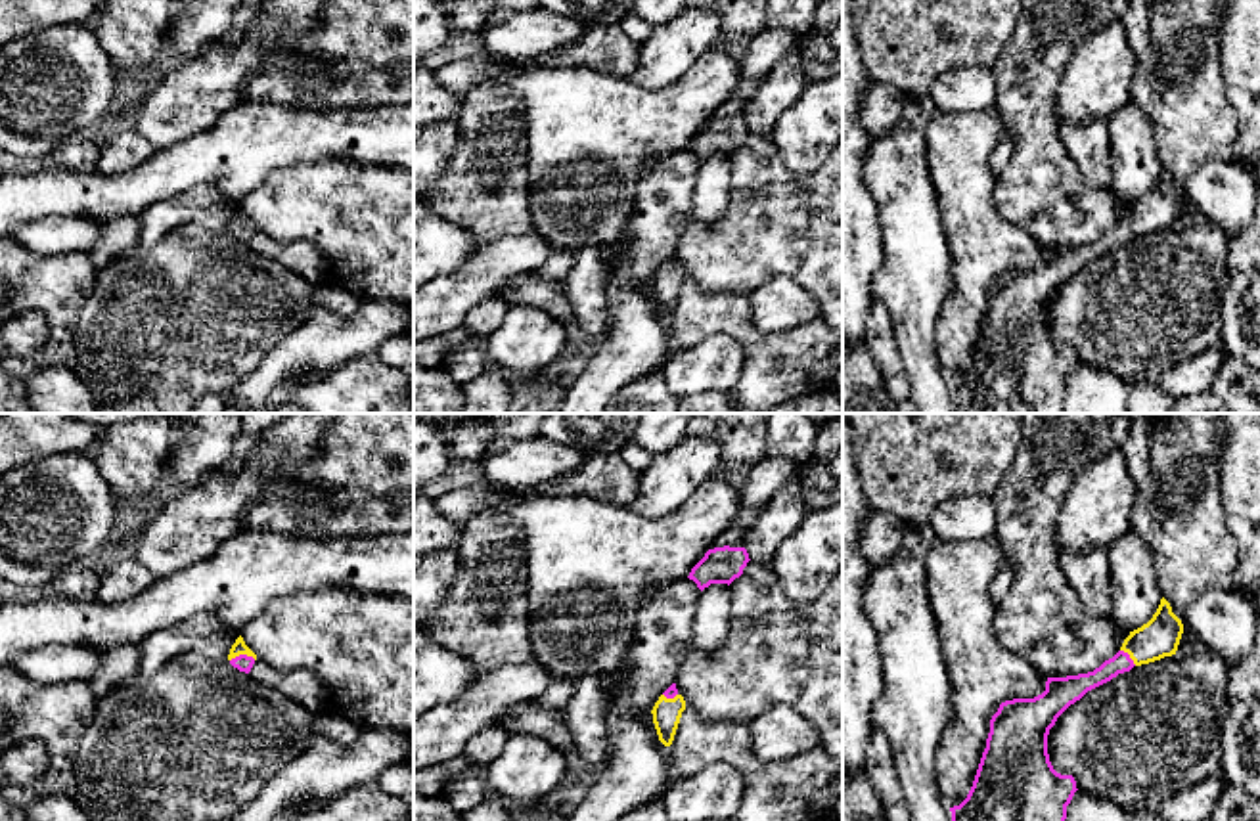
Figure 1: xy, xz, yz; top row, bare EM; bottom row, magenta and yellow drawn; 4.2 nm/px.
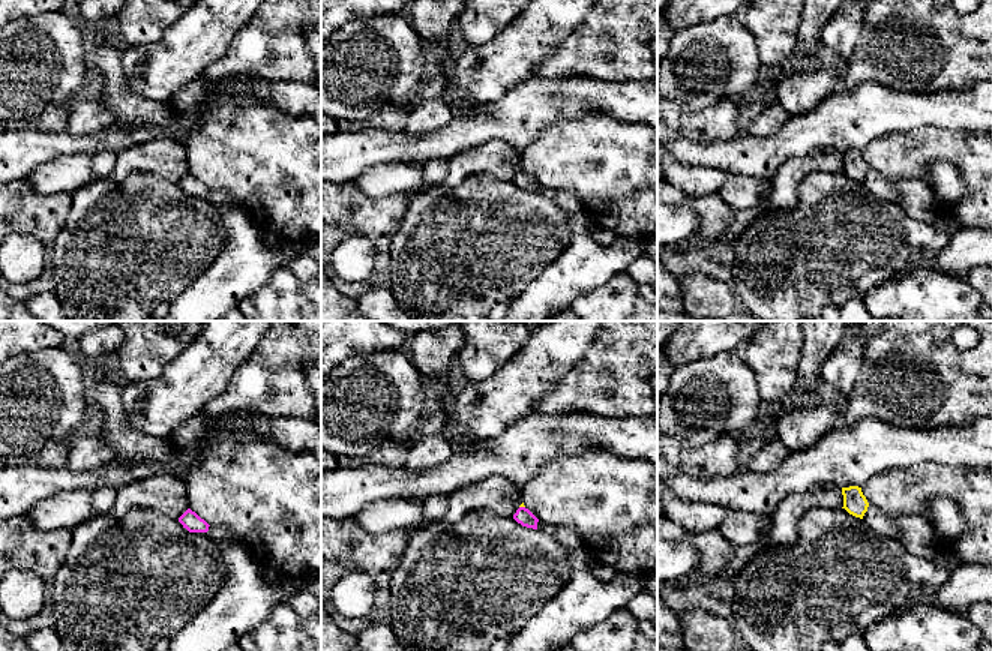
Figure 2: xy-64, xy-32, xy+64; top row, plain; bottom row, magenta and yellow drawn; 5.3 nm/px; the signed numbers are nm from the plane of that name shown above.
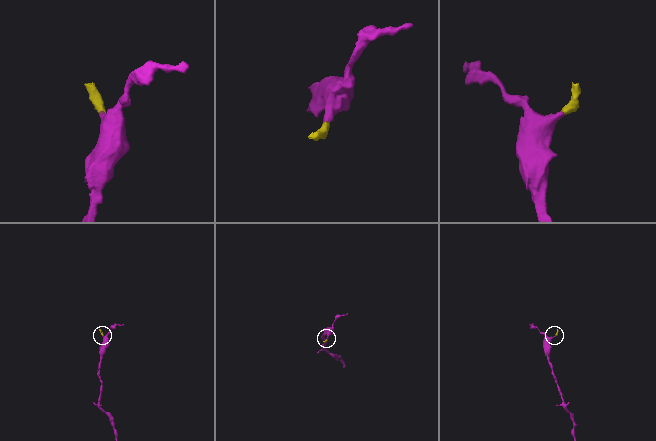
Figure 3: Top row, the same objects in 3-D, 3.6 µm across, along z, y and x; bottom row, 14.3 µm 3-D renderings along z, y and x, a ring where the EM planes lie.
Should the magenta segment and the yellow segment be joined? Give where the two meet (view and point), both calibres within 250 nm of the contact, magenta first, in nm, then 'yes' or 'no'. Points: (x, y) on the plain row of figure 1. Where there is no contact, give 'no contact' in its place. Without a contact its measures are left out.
contact xy (242, 226); calibres 70 and 60 nm; yes

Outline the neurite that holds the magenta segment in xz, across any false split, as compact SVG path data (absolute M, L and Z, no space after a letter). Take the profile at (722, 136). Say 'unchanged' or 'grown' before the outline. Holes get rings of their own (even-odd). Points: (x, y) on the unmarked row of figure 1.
unchanged; M714 119L705 124L687 149L693 151L701 163L710 155L730 157L743 145L749 132L751 130L745 119Z

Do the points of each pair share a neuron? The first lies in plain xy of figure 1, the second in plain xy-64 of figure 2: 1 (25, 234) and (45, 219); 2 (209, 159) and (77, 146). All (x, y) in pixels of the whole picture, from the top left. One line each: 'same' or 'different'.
1: different
2: same

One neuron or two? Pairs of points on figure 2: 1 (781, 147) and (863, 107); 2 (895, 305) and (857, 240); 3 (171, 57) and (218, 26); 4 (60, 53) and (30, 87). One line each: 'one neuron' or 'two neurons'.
1: one neuron
2: two neurons
3: one neuron
4: one neuron

